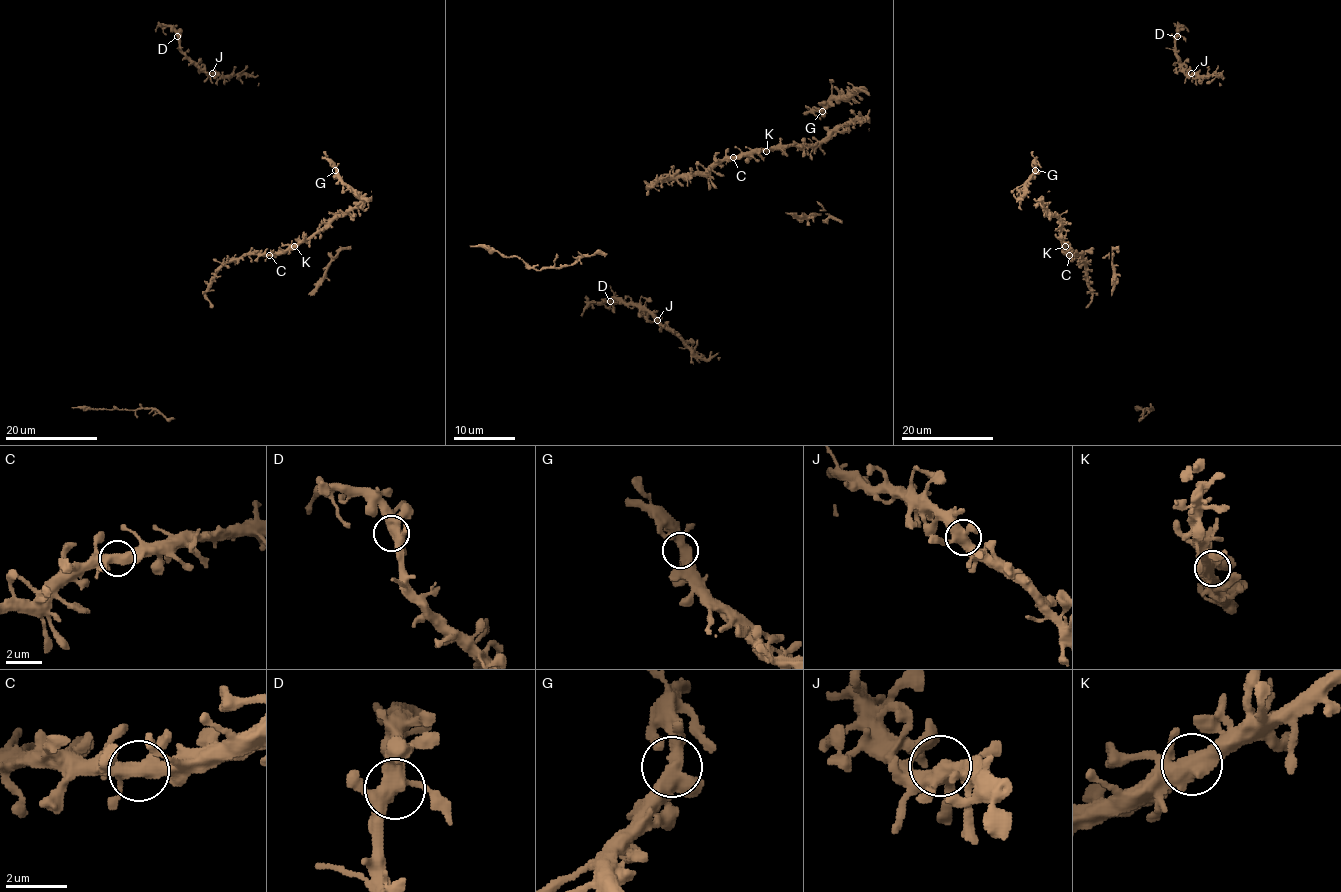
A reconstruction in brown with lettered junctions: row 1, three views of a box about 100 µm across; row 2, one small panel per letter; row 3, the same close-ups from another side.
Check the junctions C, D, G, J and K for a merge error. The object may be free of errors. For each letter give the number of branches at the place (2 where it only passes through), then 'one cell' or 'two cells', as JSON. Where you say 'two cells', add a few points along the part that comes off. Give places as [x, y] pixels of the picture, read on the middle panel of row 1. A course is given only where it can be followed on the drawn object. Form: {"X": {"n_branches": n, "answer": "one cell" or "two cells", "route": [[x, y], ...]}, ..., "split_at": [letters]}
{"C": {"n_branches": 4, "answer": "one cell"}, "D": {"n_branches": 4, "answer": "one cell"}, "G": {"n_branches": 4, "answer": "one cell"}, "J": {"n_branches": 4, "answer": "one cell"}, "K": {"n_branches": 4, "answer": "one cell"}, "split_at": []}

